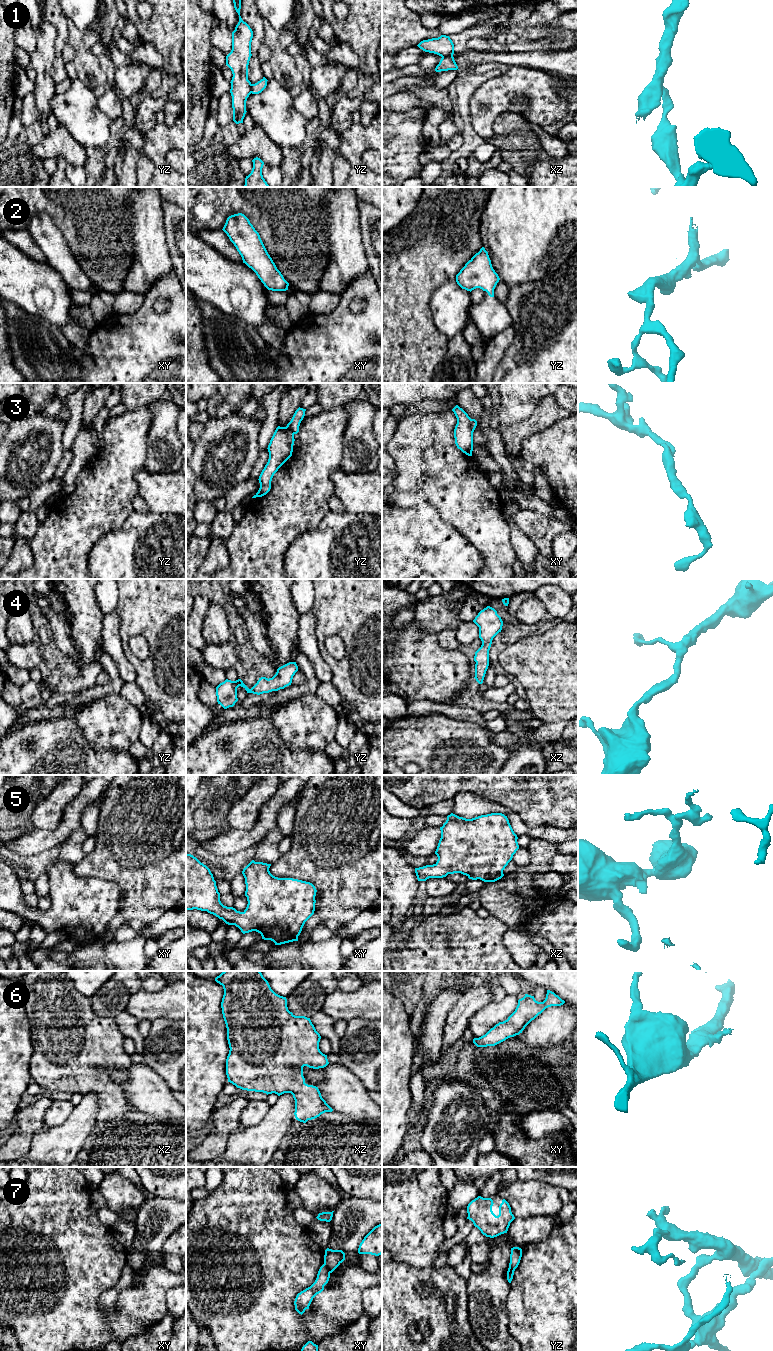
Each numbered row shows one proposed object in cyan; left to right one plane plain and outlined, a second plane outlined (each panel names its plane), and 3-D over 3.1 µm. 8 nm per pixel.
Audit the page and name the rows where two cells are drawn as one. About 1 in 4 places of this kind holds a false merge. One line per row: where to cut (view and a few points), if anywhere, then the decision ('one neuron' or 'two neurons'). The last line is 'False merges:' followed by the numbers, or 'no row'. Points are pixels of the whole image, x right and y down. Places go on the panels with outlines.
1: cut in xz along (452, 55), (442, 57); two neurons
2: no cut; one neuron
3: cut in xy along (470, 419), (470, 427), (473, 431); two neurons
4: no cut; one neuron
5: no cut; one neuron
6: no cut; one neuron
7: cut in xy along (324, 1263), (330, 1272); two neurons
False merges: 1, 3, 7

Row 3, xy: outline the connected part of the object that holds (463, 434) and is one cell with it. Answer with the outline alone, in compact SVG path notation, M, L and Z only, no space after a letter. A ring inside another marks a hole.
M456 405L452 411L457 418L457 424L454 429L455 444L463 453L472 456L473 431L470 425L471 418L458 405Z

